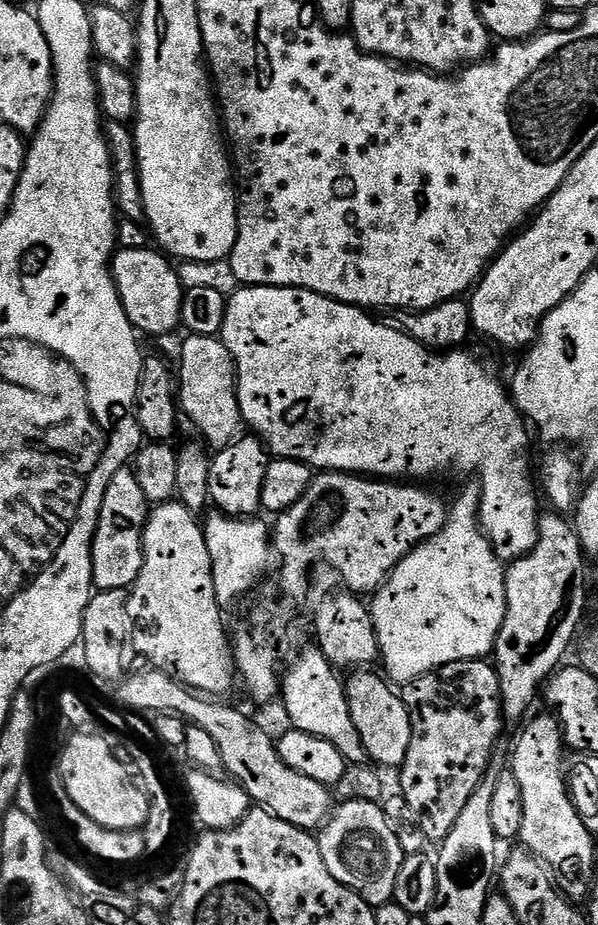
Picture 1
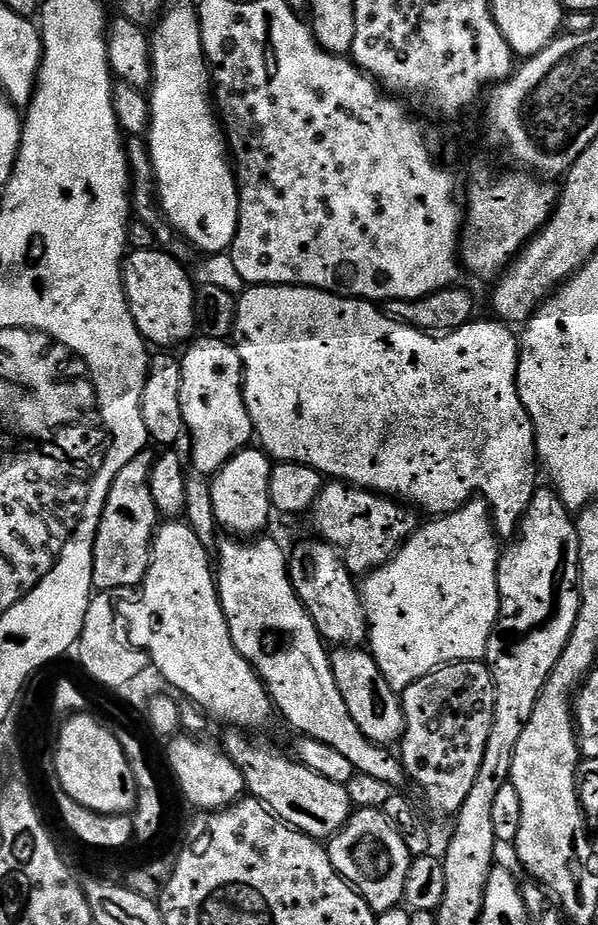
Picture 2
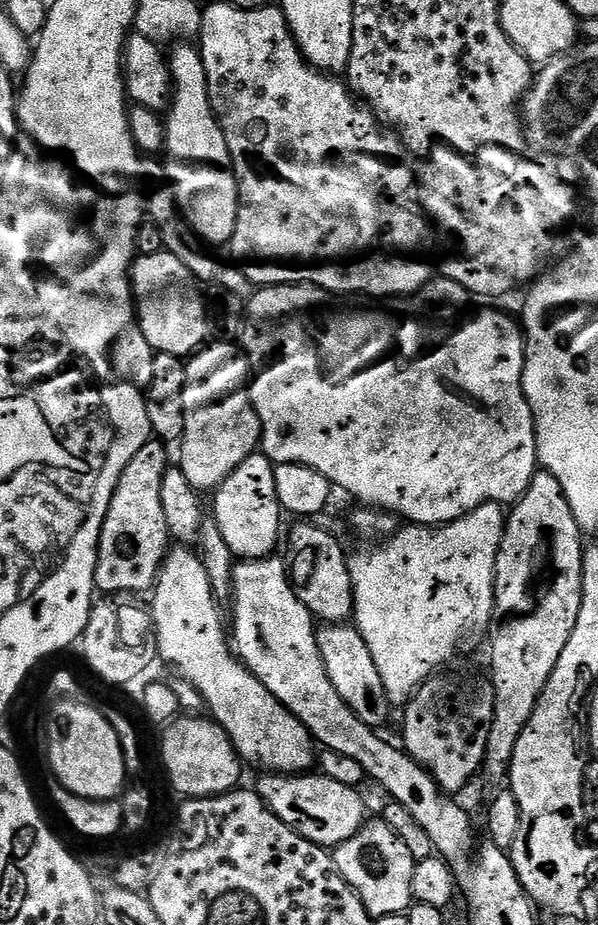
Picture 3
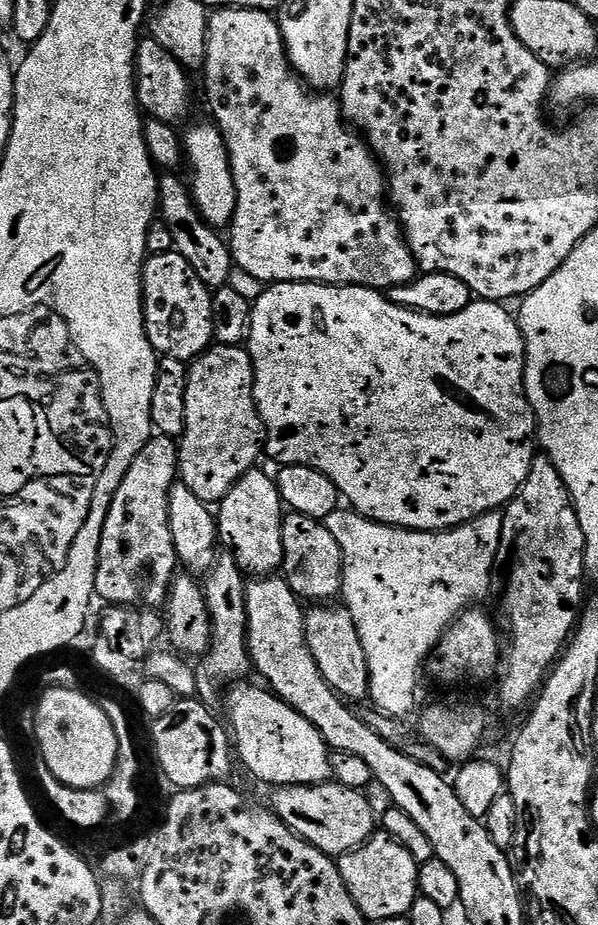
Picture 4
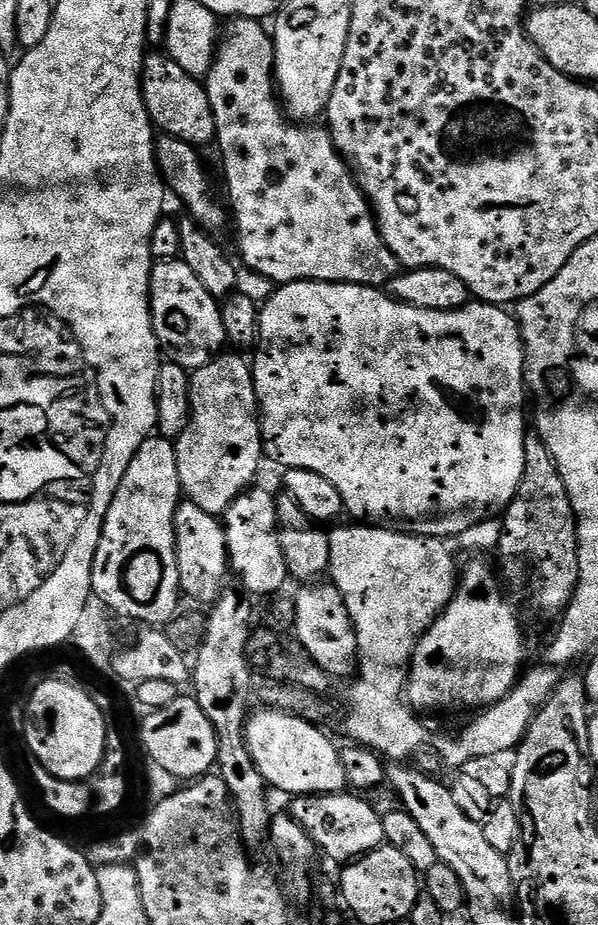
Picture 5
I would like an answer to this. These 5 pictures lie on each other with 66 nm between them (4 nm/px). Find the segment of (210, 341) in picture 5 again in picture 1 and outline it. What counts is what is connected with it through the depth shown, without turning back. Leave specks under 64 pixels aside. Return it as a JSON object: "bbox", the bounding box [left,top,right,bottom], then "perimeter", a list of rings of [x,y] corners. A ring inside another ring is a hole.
{"bbox":[110,246,186,336],"perimeter":[[[152,246],[142,250],[120,248],[113,255],[110,267],[126,318],[130,318],[137,333],[164,336],[181,327],[182,298],[186,289],[180,281],[177,265],[165,253]]]}

